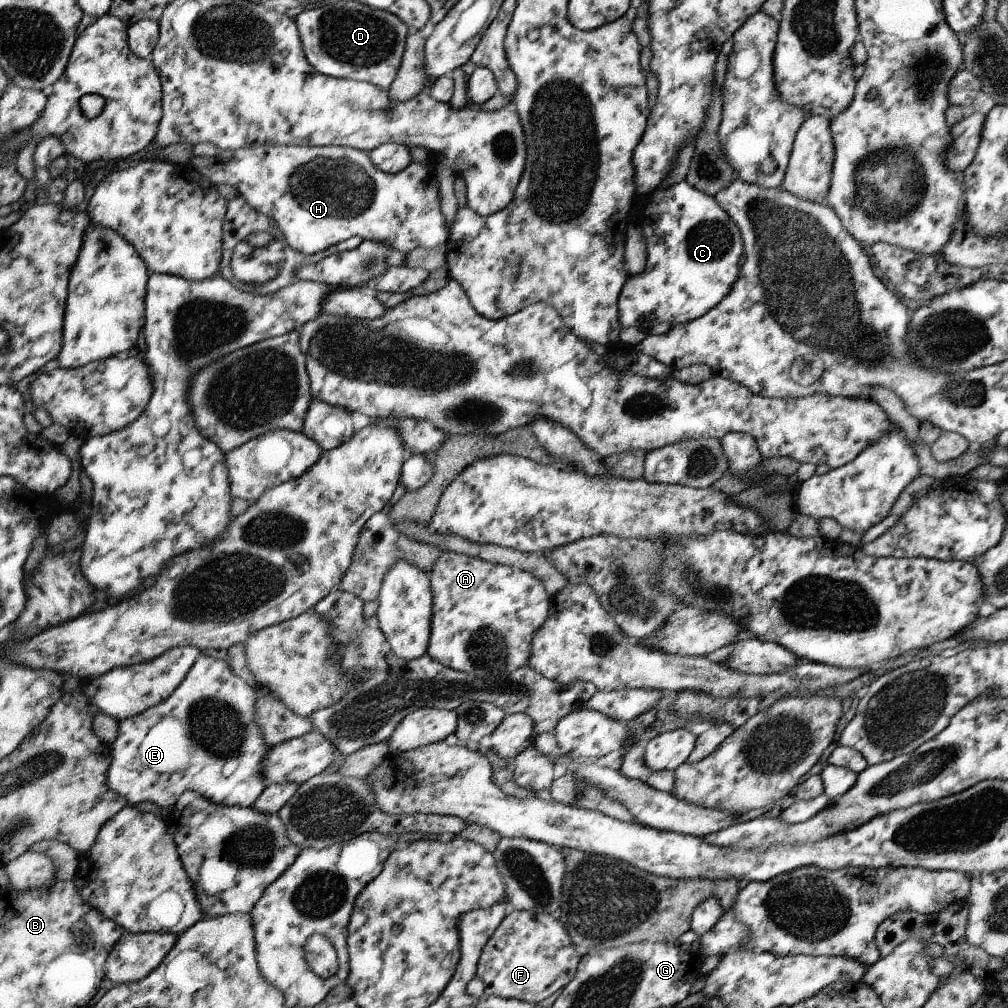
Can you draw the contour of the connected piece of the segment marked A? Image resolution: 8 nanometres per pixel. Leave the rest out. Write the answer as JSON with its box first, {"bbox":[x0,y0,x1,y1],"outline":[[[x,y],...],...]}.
{"bbox":[428,551,552,681],"outline":[[[448,551],[436,562],[430,579],[434,593],[434,618],[431,619],[428,655],[448,668],[485,681],[502,678],[528,666],[533,639],[548,620],[552,607],[546,586],[537,577],[521,569]]]}

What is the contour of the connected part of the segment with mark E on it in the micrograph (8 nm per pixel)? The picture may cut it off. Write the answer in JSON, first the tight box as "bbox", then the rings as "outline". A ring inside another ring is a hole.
{"bbox":[108,654,270,810],"outline":[[[200,654],[198,662],[195,663],[195,666],[191,668],[183,682],[166,700],[148,708],[142,715],[131,716],[119,721],[116,740],[110,745],[114,758],[111,762],[110,772],[108,772],[109,787],[113,791],[120,793],[120,796],[126,797],[129,806],[135,806],[140,802],[153,802],[157,804],[158,810],[164,810],[173,807],[184,792],[194,791],[206,798],[206,800],[219,805],[252,807],[256,800],[259,799],[259,796],[266,790],[261,764],[263,763],[263,756],[270,749],[264,742],[262,728],[255,720],[255,704],[258,702],[258,698],[256,689],[231,671],[230,662]]]}

